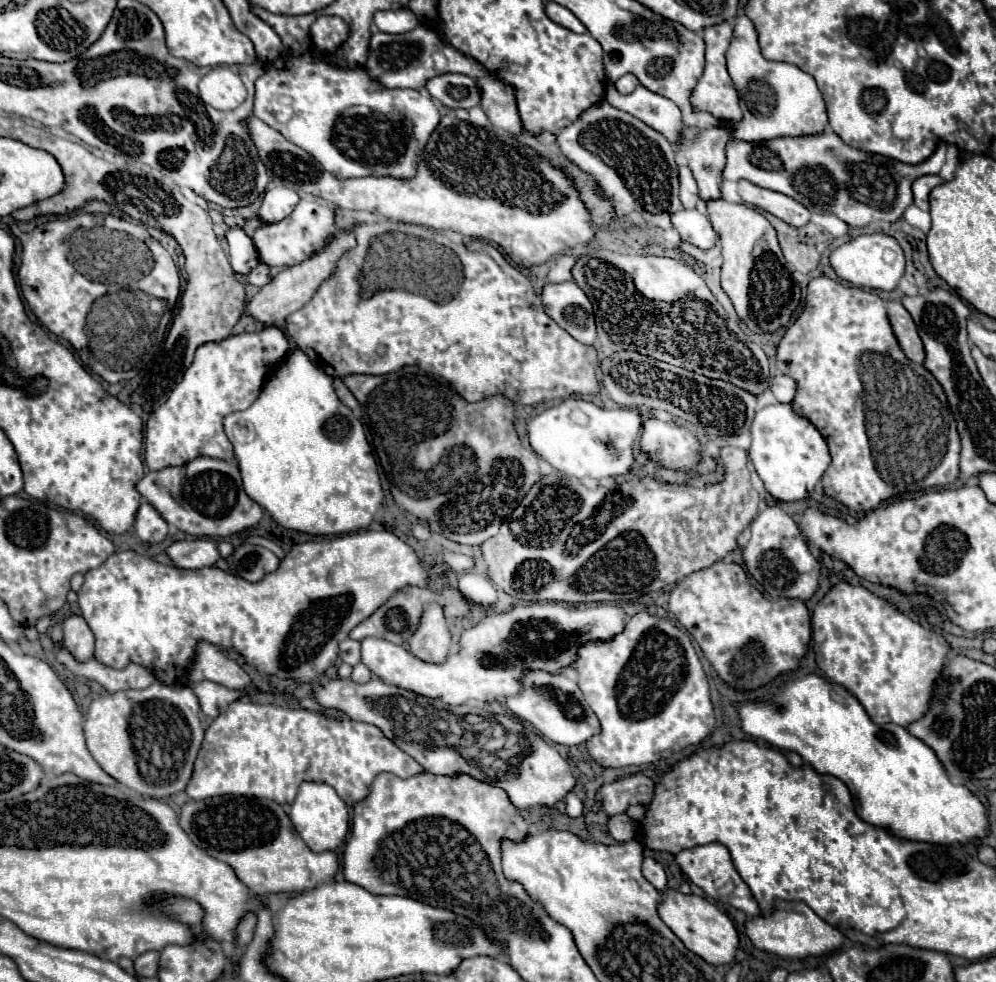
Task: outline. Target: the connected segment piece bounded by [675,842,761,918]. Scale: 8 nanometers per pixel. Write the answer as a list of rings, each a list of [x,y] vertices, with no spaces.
[[[713,842],[713,844],[705,844],[705,846],[695,846],[695,848],[681,850],[675,856],[675,862],[681,868],[681,872],[687,876],[687,880],[693,882],[695,886],[699,886],[713,900],[717,900],[721,904],[729,904],[729,906],[745,912],[749,918],[761,916],[761,910],[759,910],[757,902],[753,900],[749,886],[737,874],[735,866],[731,862],[731,856],[729,856],[729,852],[727,852],[727,848],[723,844]]]

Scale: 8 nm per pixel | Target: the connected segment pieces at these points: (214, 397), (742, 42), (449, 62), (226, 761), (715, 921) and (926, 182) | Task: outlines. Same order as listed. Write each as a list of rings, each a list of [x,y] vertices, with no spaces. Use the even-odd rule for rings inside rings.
[[[277,326],[259,332],[227,336],[219,342],[205,342],[197,348],[193,364],[183,380],[173,388],[169,400],[161,404],[145,426],[145,464],[149,470],[185,464],[197,456],[233,460],[233,446],[223,432],[223,418],[237,410],[247,410],[259,396],[265,378],[277,362],[287,356],[289,338]]]
[[[741,12],[733,30],[733,40],[727,50],[727,68],[741,98],[743,120],[729,130],[729,140],[765,142],[785,136],[813,136],[827,128],[827,112],[815,78],[787,62],[771,62],[763,58],[757,32],[749,18]]]
[[[419,24],[415,30],[409,30],[405,34],[385,34],[385,32],[373,34],[367,52],[365,70],[369,72],[373,82],[377,82],[383,88],[415,88],[415,90],[423,88],[429,78],[445,72],[459,72],[471,78],[487,76],[487,70],[479,62],[447,46],[435,28],[423,24]],[[433,54],[435,54],[435,68],[433,68]]]
[[[233,702],[227,712],[219,714],[211,726],[205,730],[205,740],[199,750],[193,776],[185,788],[187,796],[193,800],[205,800],[213,796],[257,796],[267,798],[277,804],[291,804],[295,800],[297,788],[301,782],[323,782],[335,788],[335,792],[353,806],[355,802],[363,800],[367,796],[367,788],[373,782],[373,778],[379,772],[391,772],[399,778],[407,778],[413,774],[421,774],[421,766],[409,758],[403,750],[393,746],[377,726],[355,722],[355,720],[339,720],[329,718],[319,712],[309,710],[291,710],[291,708],[279,708],[273,704],[261,706],[253,702]]]
[[[667,890],[665,900],[659,906],[659,916],[673,930],[673,934],[705,962],[713,966],[723,966],[735,960],[735,952],[739,946],[739,932],[733,920],[725,912],[721,912],[715,904],[707,902],[705,898],[695,894],[687,896],[687,894],[681,894],[679,890]]]
[[[921,176],[913,182],[913,198],[915,198],[915,206],[919,206],[921,210],[929,210],[929,194],[935,186],[943,184],[945,180],[941,176]]]

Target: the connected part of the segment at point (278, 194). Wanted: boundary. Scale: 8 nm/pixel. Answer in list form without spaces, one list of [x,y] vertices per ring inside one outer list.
[[[269,186],[263,192],[263,202],[259,210],[259,218],[263,222],[279,222],[281,218],[293,212],[293,206],[299,202],[295,190],[285,186]]]

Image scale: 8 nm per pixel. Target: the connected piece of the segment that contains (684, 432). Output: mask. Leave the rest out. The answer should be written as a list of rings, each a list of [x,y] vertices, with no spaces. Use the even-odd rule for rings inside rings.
[[[657,418],[645,422],[641,450],[653,454],[665,466],[687,470],[701,458],[701,444],[687,428],[677,428]]]

